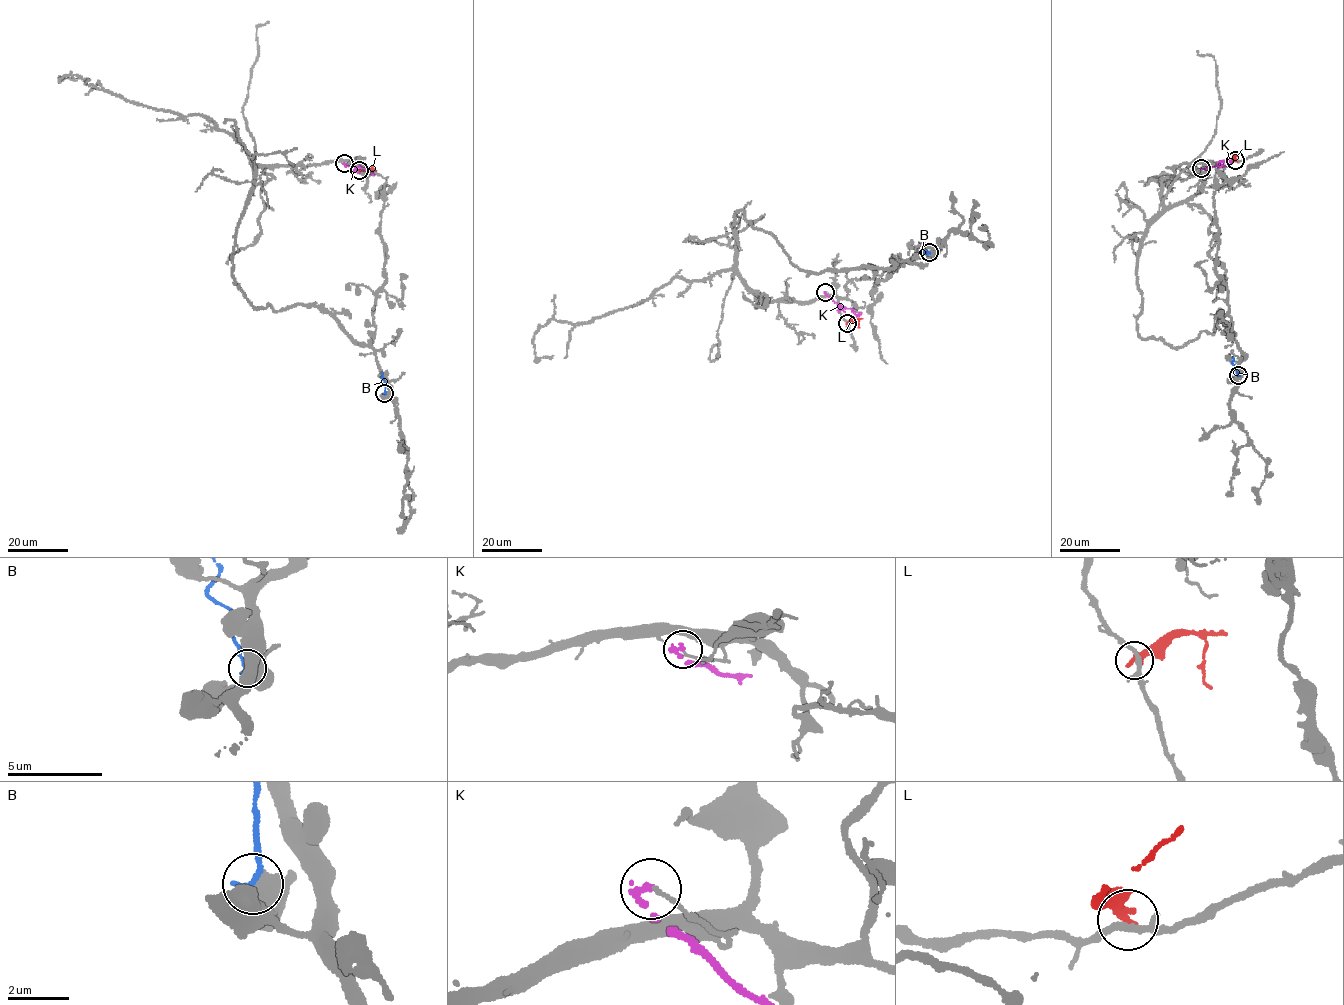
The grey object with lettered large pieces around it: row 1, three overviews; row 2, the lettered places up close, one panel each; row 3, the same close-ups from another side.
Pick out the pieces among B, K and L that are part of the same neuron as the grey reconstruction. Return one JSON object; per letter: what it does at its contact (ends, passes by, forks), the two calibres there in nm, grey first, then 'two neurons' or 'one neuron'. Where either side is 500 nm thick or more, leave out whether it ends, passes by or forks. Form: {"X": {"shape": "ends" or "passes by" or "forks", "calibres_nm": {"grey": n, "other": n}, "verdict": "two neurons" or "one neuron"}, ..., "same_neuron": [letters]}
{"B": {"calibres_nm": {"grey": 600, "other": 240}, "verdict": "two neurons"}, "K": {"shape": "ends", "calibres_nm": {"grey": 110, "other": 240}, "verdict": "two neurons"}, "L": {"shape": "ends", "calibres_nm": {"grey": 200, "other": 320}, "verdict": "two neurons"}, "same_neuron": []}

